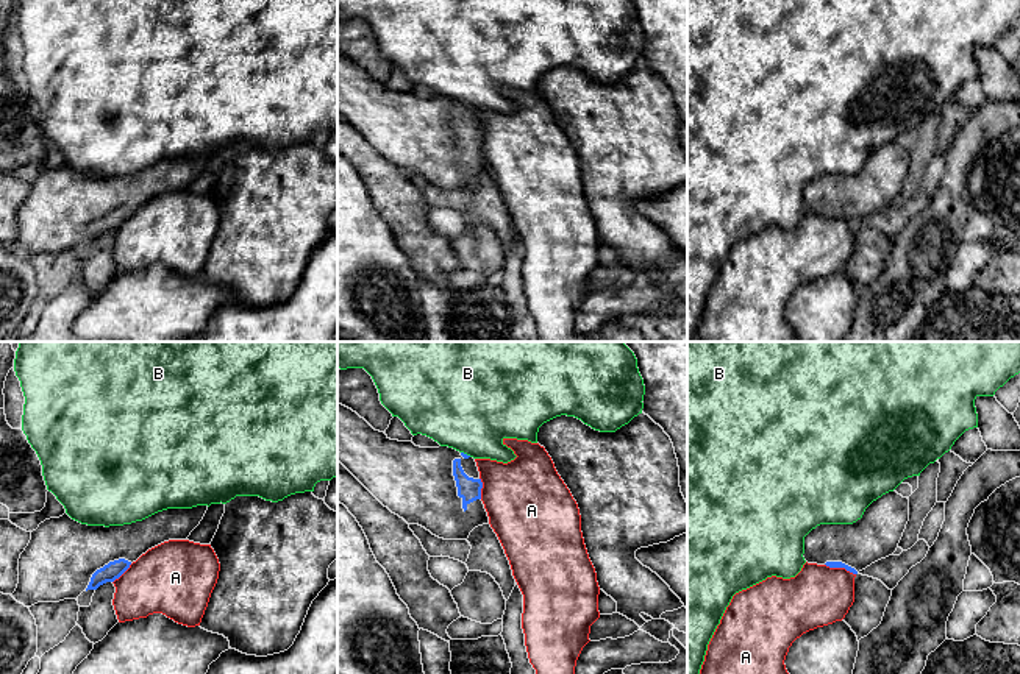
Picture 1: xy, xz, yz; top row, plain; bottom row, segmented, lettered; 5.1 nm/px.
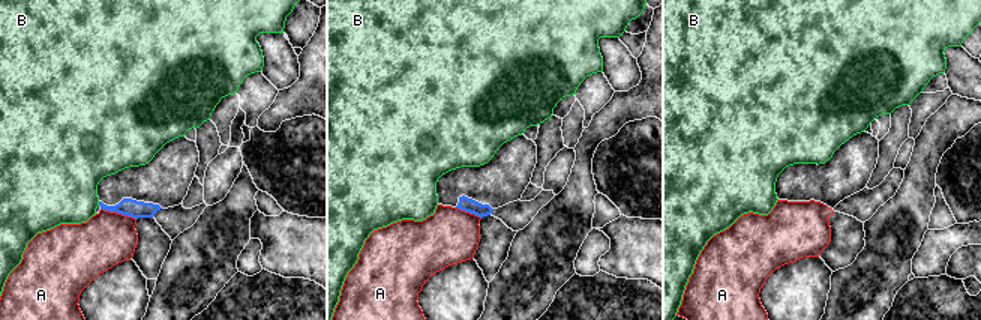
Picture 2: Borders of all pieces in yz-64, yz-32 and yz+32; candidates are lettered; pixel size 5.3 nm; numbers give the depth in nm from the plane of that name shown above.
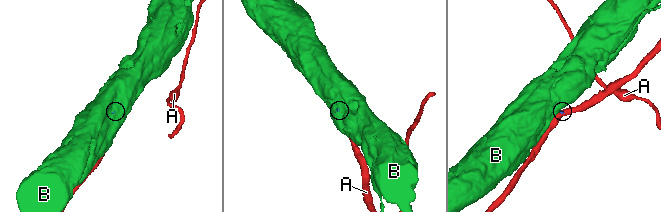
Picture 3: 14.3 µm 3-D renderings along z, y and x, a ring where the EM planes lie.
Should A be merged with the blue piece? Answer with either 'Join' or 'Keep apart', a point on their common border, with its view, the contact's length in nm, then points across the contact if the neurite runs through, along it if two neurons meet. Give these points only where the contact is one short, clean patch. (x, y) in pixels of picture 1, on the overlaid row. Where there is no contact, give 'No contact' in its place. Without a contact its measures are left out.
Keep apart. Touches blue at yz (841, 567). Shared border 170 nm. Boundary: yz (825, 564), (834, 568), (845, 568), (855, 574)

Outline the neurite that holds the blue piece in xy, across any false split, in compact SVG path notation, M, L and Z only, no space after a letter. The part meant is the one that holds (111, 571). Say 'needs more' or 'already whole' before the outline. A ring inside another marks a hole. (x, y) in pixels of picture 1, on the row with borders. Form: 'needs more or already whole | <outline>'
needs more | M208 506L167 509L142 521L109 527L81 524L67 513L45 520L31 532L31 540L20 554L19 584L11 596L25 607L37 602L78 599L83 591L97 590L119 579L148 549L169 540L186 540L206 510Z

